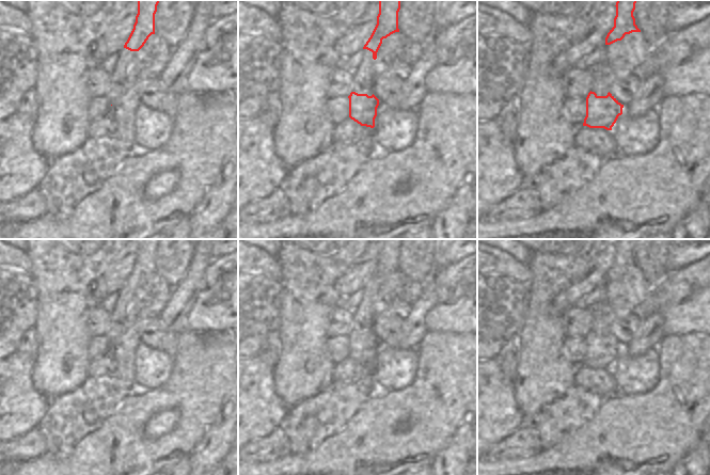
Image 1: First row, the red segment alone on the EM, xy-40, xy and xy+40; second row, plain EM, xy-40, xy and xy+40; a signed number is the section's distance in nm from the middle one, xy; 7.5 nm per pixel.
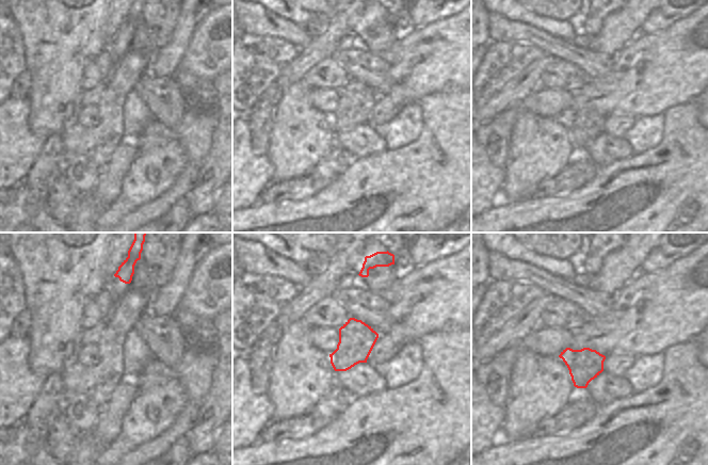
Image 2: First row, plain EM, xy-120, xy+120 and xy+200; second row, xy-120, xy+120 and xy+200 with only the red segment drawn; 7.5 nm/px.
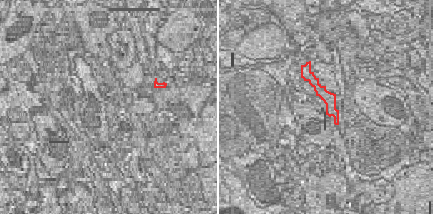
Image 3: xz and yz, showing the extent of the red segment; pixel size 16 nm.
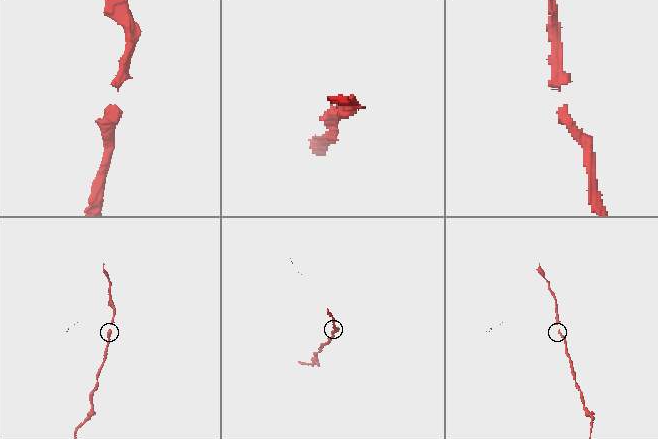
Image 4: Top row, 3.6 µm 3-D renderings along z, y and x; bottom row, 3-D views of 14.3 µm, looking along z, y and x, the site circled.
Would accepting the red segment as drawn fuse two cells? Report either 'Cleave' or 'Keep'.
Keep

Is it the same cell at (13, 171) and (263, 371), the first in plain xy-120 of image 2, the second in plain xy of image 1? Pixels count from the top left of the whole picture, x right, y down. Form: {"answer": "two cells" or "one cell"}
{"answer": "one cell"}

